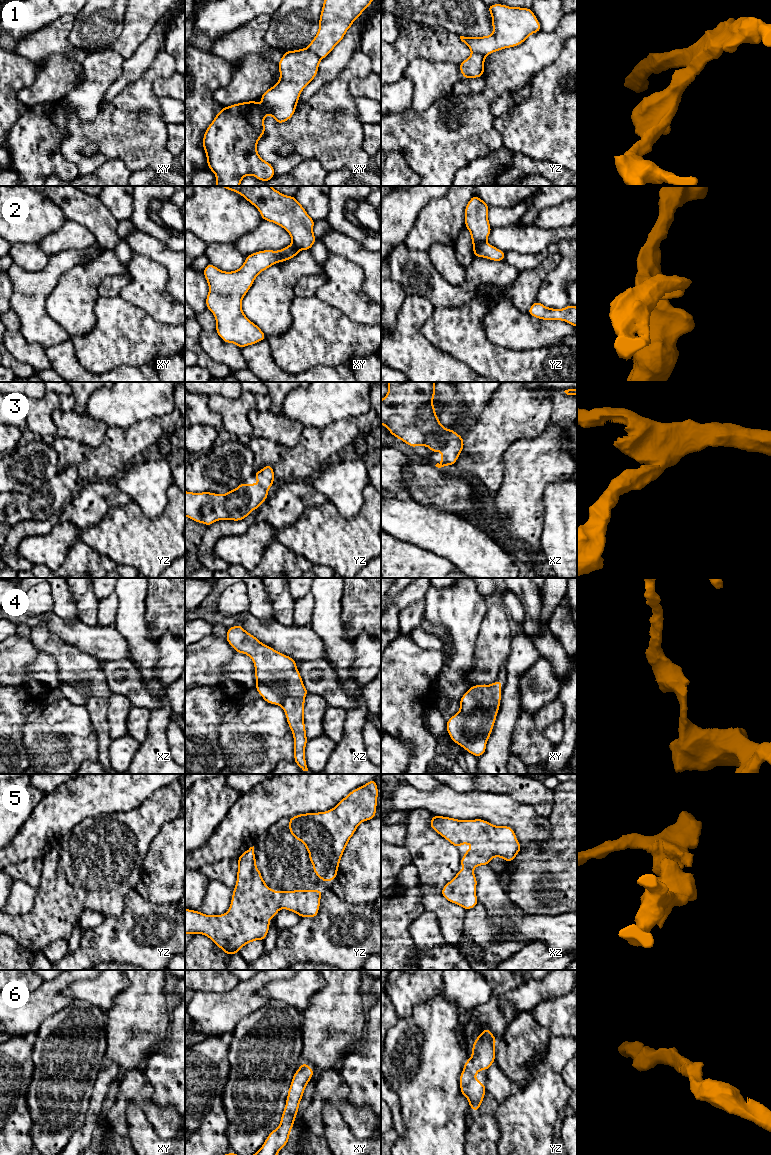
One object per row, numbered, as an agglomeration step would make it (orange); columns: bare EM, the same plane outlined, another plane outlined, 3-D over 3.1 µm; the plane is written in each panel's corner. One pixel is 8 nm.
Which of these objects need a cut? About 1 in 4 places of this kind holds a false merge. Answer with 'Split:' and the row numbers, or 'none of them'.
Split: 1, 2

